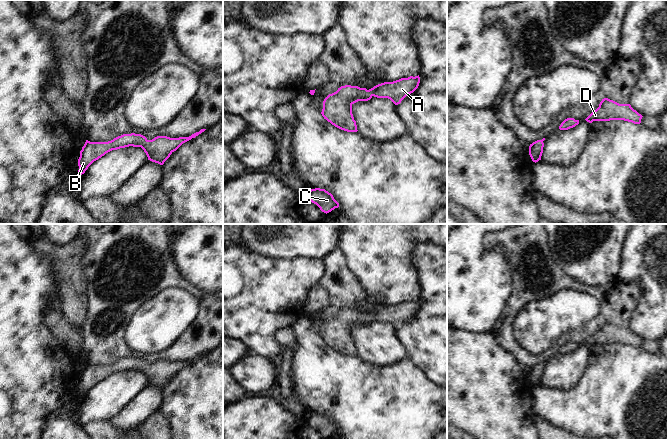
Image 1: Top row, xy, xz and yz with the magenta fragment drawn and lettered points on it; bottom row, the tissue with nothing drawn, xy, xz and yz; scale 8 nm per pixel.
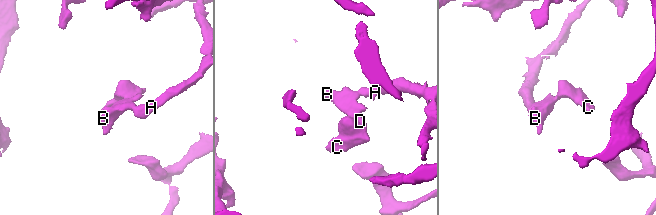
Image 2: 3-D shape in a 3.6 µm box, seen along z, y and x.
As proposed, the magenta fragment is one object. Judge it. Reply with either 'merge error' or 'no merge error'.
no merge error

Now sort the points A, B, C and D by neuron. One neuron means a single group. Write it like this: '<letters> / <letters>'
A B C D

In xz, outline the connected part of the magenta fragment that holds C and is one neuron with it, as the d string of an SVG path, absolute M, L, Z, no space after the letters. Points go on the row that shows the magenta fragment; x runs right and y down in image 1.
M311 189L309 190L308 196L309 200L326 214L339 207L339 203L334 199L333 195L325 189Z

